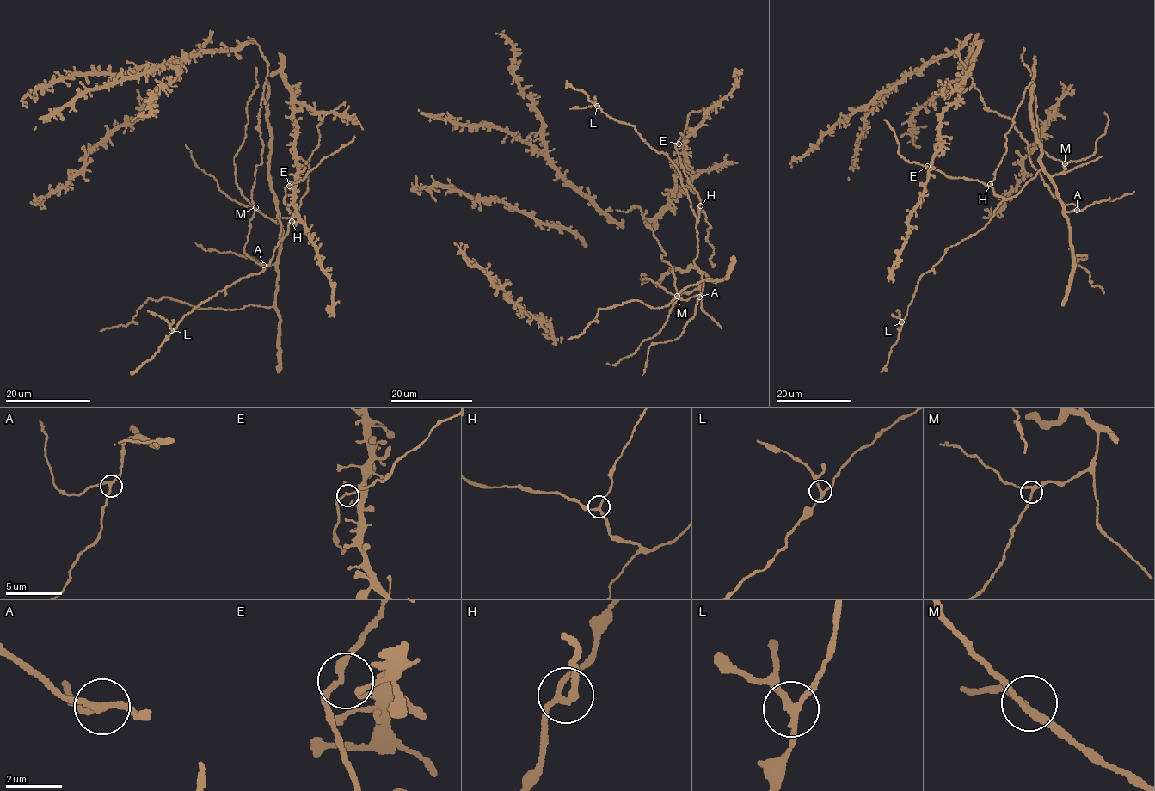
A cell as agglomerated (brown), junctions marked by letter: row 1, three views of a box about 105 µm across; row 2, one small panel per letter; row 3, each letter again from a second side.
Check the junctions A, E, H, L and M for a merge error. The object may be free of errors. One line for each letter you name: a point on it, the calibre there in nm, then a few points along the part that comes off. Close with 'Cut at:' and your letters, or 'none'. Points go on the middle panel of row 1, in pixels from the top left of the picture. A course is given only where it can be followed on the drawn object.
L: Place: (597, 106). Thickness 200 nm. Course of the part to remove: (597, 106), (569, 108)
Cut at: L

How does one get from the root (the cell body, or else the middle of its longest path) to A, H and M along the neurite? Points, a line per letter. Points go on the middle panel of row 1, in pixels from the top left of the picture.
A: (674, 278), (679, 297), (686, 300), (693, 296), (699, 297)
H: (674, 278), (678, 295), (686, 300), (703, 291), (703, 281), (708, 279), (694, 262), (700, 205)
M: (674, 278), (678, 295), (686, 300), (703, 291), (703, 281), (708, 279), (703, 273), (696, 288), (677, 296)

